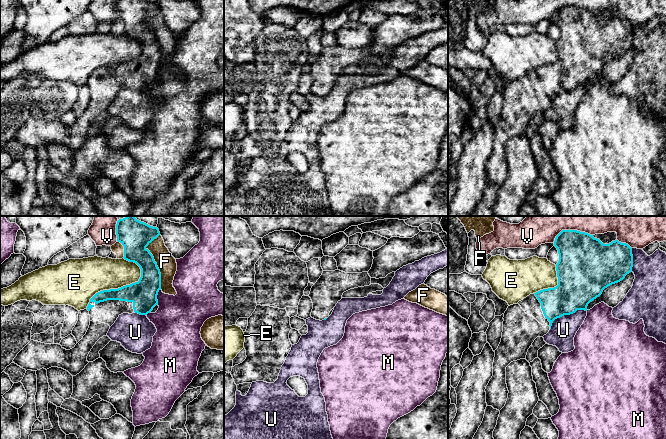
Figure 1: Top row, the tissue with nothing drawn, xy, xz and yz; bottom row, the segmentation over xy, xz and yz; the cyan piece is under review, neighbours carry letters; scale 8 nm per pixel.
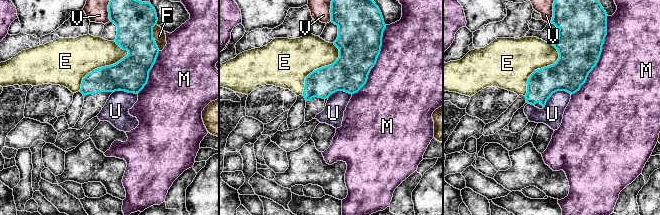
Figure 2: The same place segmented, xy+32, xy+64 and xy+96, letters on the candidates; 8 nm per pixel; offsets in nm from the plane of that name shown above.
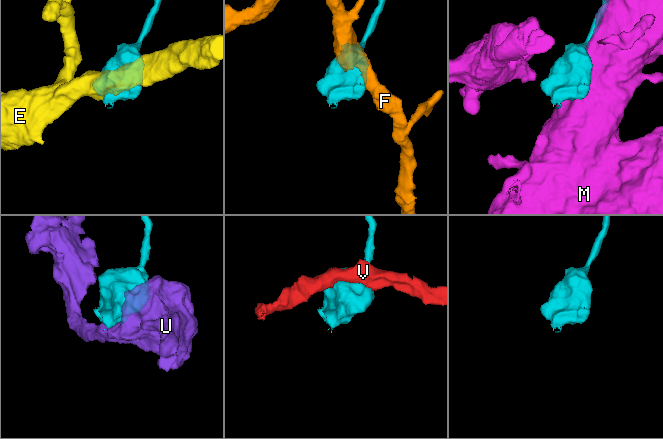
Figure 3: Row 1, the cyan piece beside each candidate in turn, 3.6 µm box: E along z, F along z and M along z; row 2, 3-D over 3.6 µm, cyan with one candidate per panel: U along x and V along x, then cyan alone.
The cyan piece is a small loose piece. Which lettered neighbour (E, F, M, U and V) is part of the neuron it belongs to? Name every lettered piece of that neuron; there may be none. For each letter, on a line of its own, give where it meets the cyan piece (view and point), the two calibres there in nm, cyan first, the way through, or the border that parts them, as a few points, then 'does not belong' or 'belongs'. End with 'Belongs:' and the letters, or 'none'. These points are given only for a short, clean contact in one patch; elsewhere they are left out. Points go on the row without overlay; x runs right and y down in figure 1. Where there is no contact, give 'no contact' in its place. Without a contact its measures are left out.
E: meets cyan in xy at (116, 65); 220 nm thick on the cyan side, 300 nm on the other; does not belong
F: meets cyan in xy at (154, 37); 220 nm thick on the cyan side, 150 nm on the other; does not belong
M: meets cyan in xy at (156, 72); 220 nm thick on the cyan side, 360 nm on the other; does not belong
U: meets cyan in yz at (565, 90); 320 nm thick on the cyan side, 200 nm on the other; does not belong
V: meets cyan in yz at (571, 6); 380 nm thick on the cyan side, 160 nm on the other; does not belong
Belongs: none

